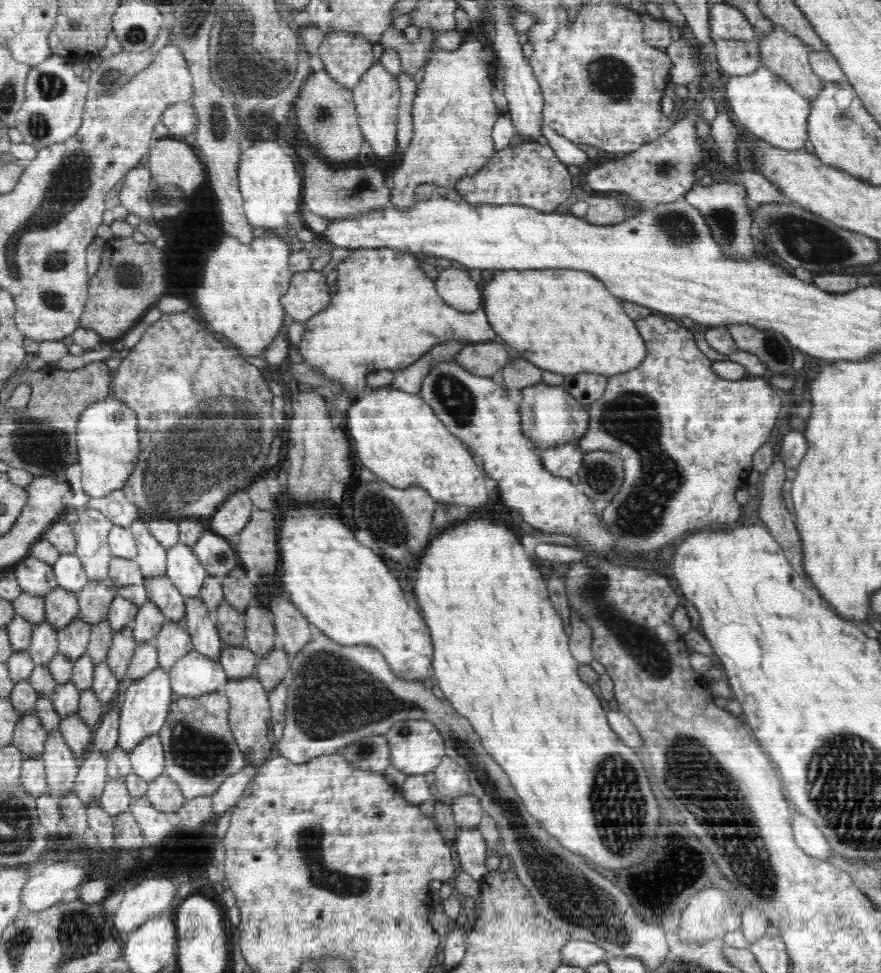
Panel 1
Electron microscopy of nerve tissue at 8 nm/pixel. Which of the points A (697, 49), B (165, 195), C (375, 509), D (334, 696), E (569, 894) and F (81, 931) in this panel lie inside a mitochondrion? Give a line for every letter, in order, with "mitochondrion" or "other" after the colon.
A: other
B: mitochondrion
C: mitochondrion
D: mitochondrion
E: mitochondrion
F: mitochondrion

